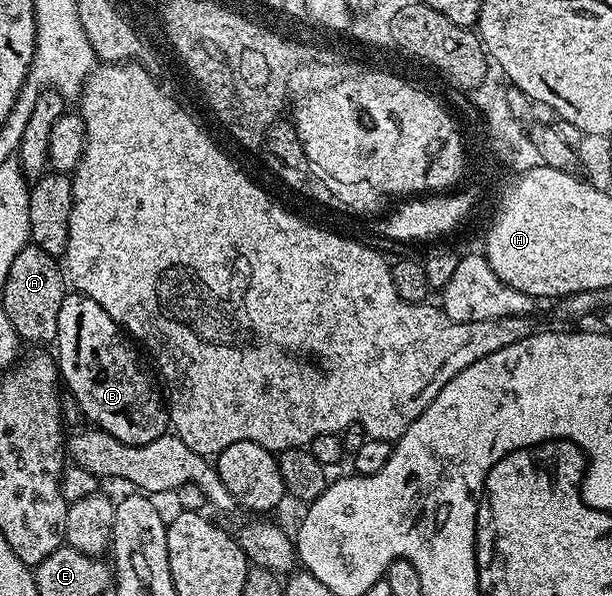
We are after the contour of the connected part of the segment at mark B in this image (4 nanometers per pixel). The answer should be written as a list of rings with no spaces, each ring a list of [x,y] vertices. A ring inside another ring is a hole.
[[[67,293],[63,296],[61,313],[57,317],[57,333],[55,334],[54,346],[59,347],[57,362],[62,382],[66,390],[80,403],[86,418],[96,428],[113,437],[117,441],[125,441],[129,445],[145,445],[149,441],[157,441],[157,437],[168,434],[169,411],[165,406],[165,399],[159,396],[157,388],[151,384],[149,376],[143,372],[137,356],[131,352],[132,344],[125,338],[119,324],[97,305],[89,297],[78,293]]]

